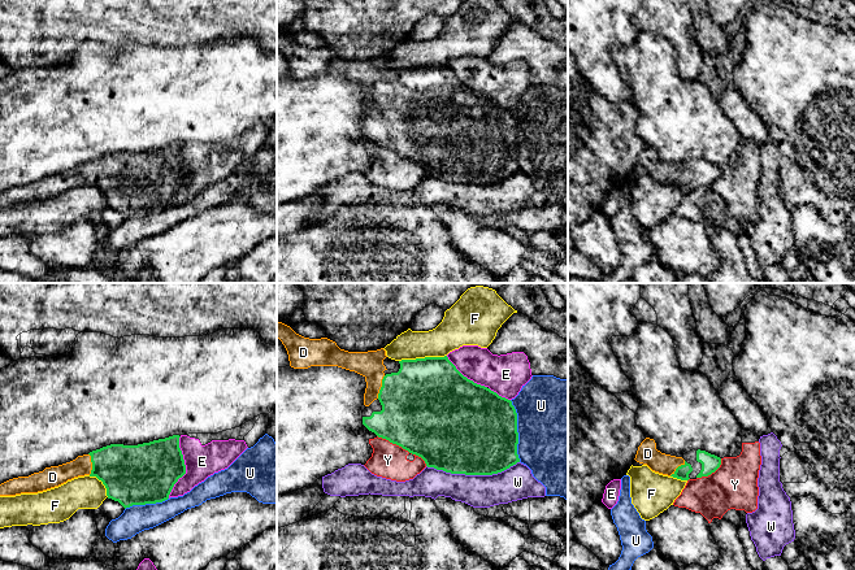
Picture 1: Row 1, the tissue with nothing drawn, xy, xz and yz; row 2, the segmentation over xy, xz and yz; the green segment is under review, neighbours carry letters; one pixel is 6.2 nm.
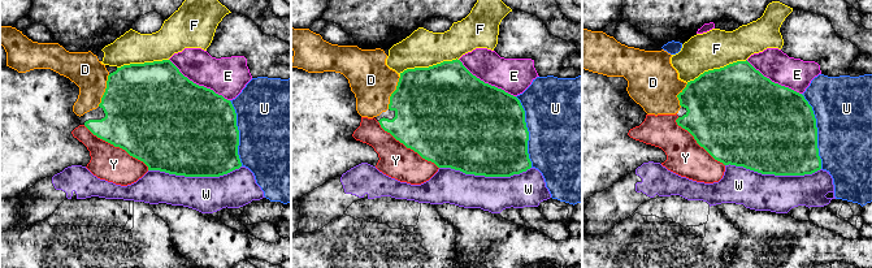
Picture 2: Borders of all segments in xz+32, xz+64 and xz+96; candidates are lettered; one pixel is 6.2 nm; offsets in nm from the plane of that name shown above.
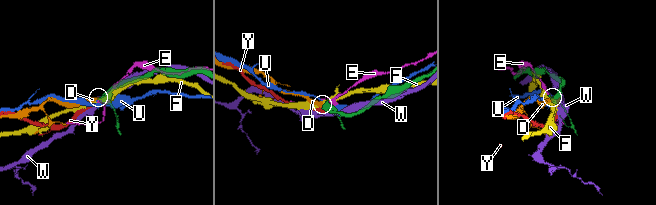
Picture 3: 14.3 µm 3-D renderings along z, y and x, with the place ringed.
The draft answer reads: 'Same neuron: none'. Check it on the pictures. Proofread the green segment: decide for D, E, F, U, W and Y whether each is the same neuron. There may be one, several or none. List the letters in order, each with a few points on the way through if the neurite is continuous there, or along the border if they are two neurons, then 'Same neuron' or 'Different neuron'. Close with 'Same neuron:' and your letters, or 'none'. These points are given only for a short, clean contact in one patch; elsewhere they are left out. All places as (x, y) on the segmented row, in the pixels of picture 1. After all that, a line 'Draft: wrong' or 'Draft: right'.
D: Path across: xz (419, 401), (381, 387), (369, 364). Same neuron
E: Different neuron
F: Different neuron
U: Different neuron
W: Different neuron
Y: Different neuron
Same neuron: D
Draft: wrong

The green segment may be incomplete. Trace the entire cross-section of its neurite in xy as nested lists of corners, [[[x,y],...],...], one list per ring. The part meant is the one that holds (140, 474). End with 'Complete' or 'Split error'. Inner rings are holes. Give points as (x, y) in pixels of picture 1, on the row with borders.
[[[179,435],[153,440],[138,445],[110,444],[75,460],[45,467],[43,471],[29,477],[18,477],[0,484],[0,496],[16,496],[21,493],[38,493],[58,487],[78,477],[96,477],[107,488],[108,499],[118,501],[125,509],[133,505],[162,502],[178,482],[186,474],[186,465],[179,448]]]. Split error

